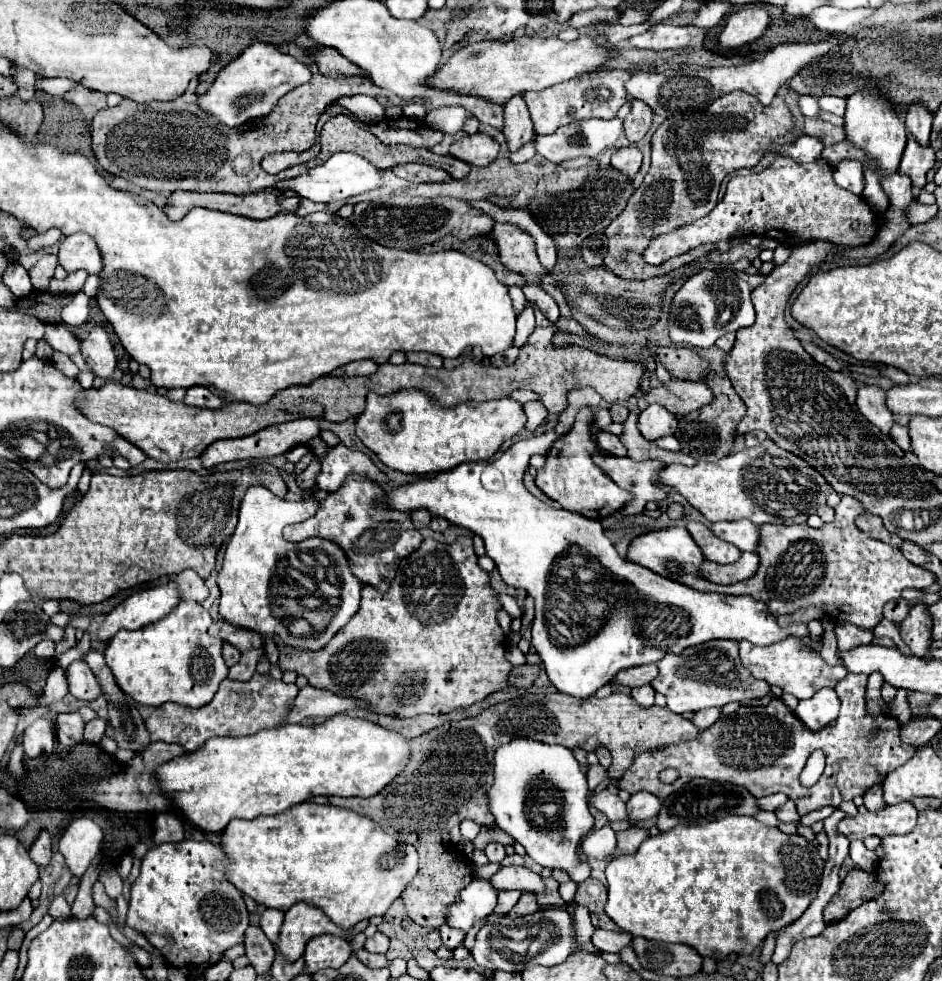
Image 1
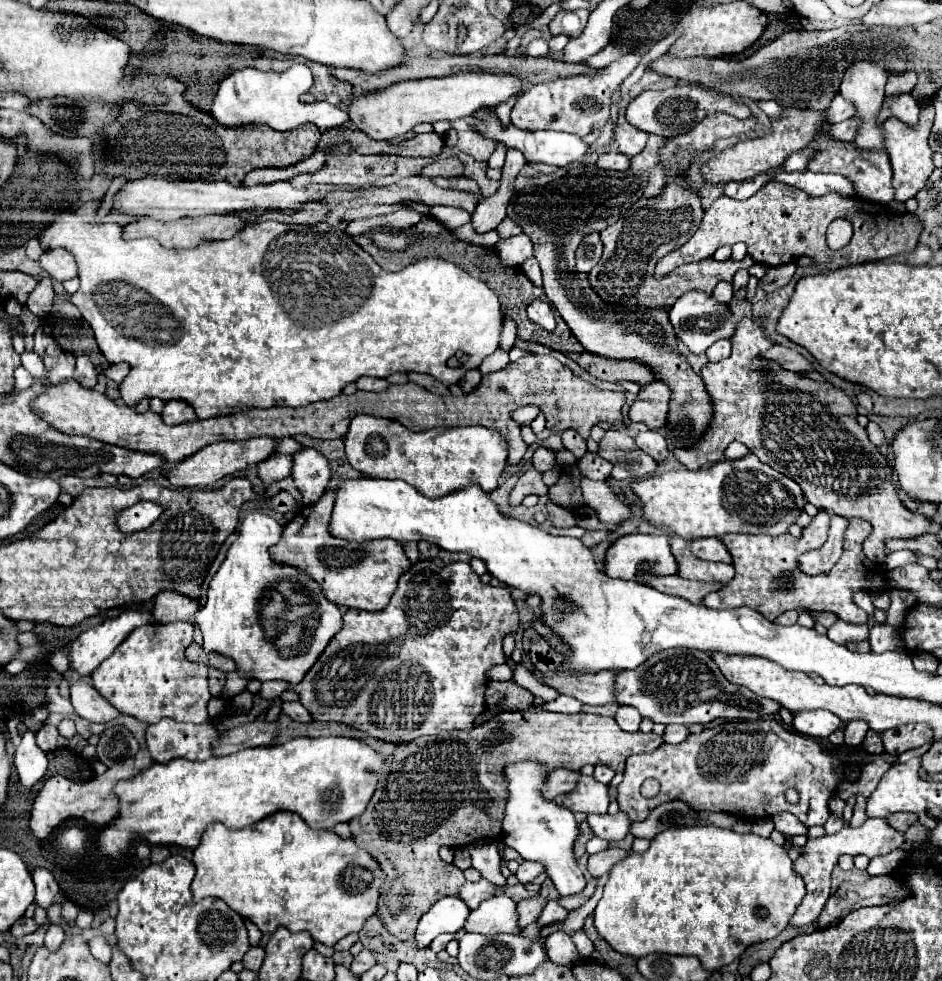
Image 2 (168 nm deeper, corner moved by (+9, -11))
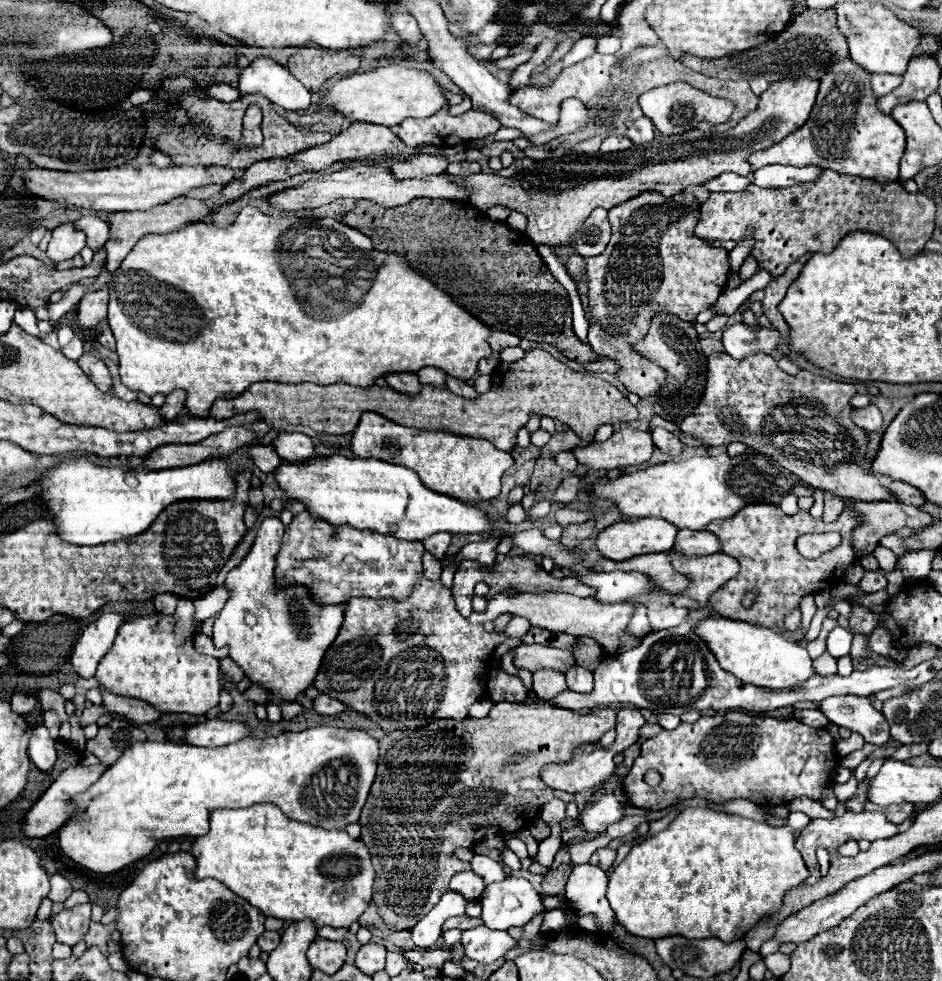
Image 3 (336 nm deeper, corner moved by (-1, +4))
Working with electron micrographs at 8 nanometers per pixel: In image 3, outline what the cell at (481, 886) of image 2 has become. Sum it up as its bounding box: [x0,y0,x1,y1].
[448,871,484,899]

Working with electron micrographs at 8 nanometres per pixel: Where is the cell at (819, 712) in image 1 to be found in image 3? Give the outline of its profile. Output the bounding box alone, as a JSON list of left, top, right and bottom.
[820,695,890,745]

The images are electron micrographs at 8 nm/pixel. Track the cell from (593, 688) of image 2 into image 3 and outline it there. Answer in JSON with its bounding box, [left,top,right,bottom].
[510,645,576,671]

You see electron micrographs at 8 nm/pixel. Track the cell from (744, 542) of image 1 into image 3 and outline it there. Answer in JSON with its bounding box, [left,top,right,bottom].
[672,529,720,557]

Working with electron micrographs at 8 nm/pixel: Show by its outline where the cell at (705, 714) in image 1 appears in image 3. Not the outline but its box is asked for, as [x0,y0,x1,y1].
[656,713,680,729]

